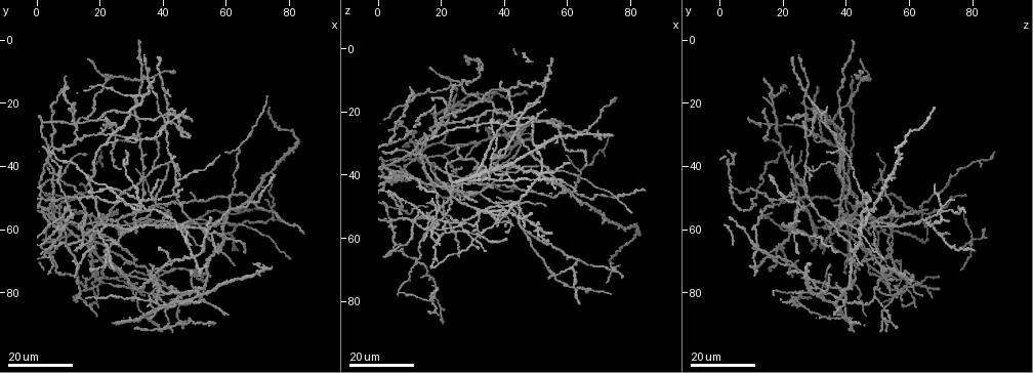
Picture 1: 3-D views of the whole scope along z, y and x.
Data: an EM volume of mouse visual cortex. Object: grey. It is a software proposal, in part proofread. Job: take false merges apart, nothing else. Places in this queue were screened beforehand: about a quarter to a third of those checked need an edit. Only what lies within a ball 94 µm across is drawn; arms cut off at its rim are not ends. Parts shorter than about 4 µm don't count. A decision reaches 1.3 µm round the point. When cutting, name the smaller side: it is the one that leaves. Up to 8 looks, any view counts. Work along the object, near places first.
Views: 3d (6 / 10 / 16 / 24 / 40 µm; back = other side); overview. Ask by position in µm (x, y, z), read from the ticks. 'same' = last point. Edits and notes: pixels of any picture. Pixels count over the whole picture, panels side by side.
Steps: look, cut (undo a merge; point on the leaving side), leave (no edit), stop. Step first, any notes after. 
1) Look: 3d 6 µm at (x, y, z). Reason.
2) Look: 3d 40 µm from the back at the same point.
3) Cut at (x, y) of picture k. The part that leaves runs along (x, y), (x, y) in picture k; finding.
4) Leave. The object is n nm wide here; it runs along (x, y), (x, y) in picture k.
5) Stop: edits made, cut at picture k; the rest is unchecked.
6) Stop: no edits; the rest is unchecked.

Look: 3d 16 µm at (20.5, 30.0, 30.0). Branch point.

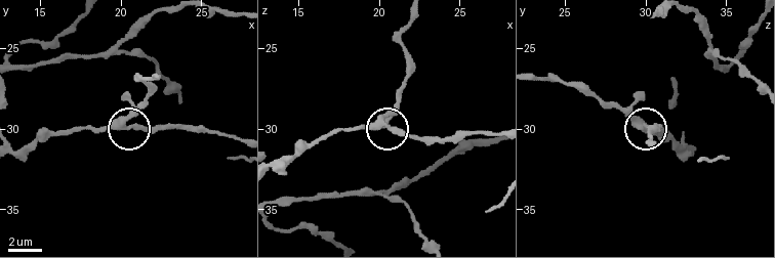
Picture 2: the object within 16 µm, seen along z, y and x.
Look: 3d 6 µm at (20.1, 29.6, 29.3).

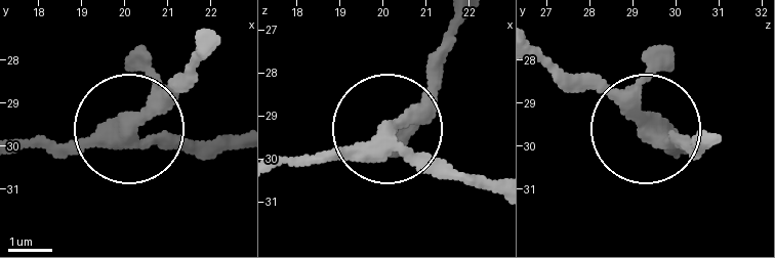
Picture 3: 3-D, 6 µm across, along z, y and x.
Look: 3d 6 µm from the back at (20.20, 29.70, 29.45). Other side.

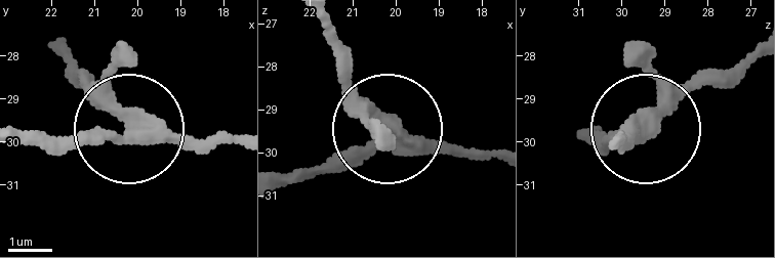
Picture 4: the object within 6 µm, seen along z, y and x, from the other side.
Leave. The side arm is 21 µm long; it runs along (233, 139), (23, 139) in picture 4; one cell here.

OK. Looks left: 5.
Look: 3d 16 µm at (43.5, 40.0, 27.0). Four arms meet.

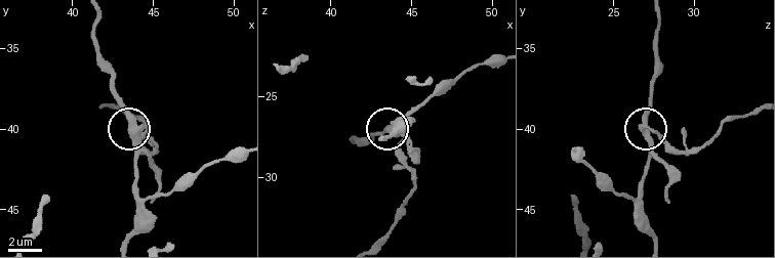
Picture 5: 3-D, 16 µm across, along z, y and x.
Look: 3d 6 µm at (44.0, 40.6, 27.0).

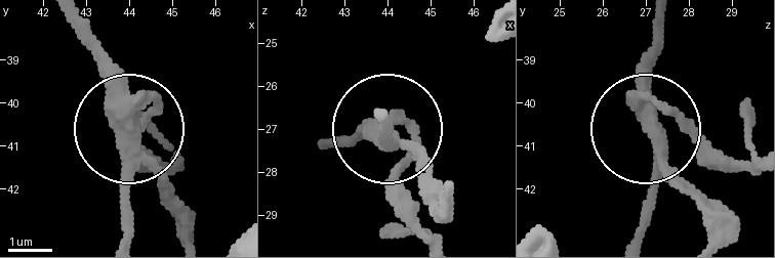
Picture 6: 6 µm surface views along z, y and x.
Cut at (144, 163) of picture 6. The part that leaves runs along (124, 115), (124, 232) in picture 6; two cells meet here.

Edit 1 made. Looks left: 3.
Look: overview.

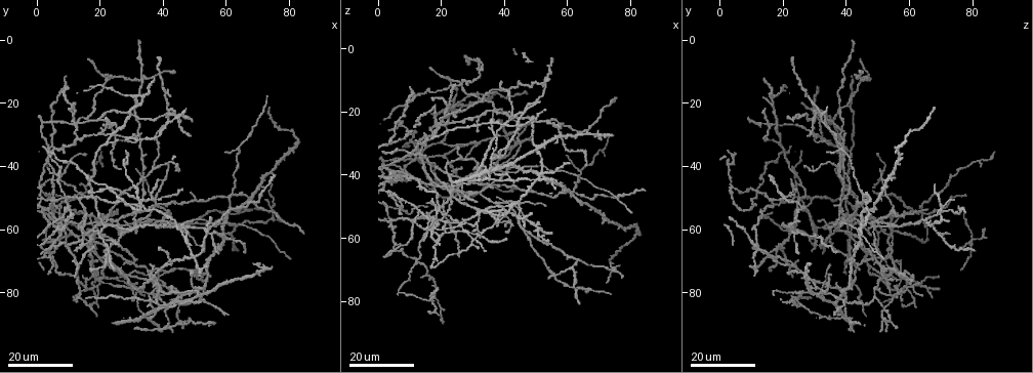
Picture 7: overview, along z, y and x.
Look: 3d 24 µm at (32.0, 57.0, 38.0).

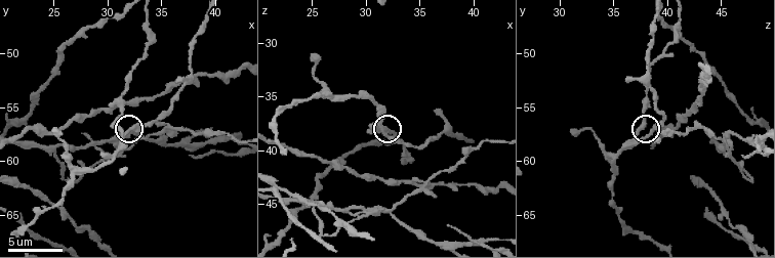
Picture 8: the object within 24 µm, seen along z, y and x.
Look: 3d 6 µm at (31.4, 57.6, 37.2).

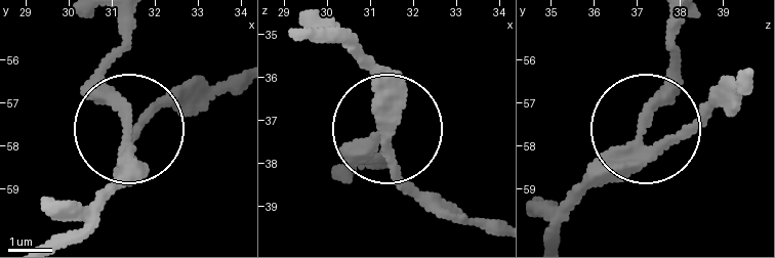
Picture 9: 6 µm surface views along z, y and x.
Leave. The object is 260 nm wide here; it runs along (554, 239), (565, 206), (630, 139), (675, 136), (737, 99) in picture 9; continuous, no second cell.

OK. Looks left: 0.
Stop: edits made, cut at picture 6; the rest is unchecked.

